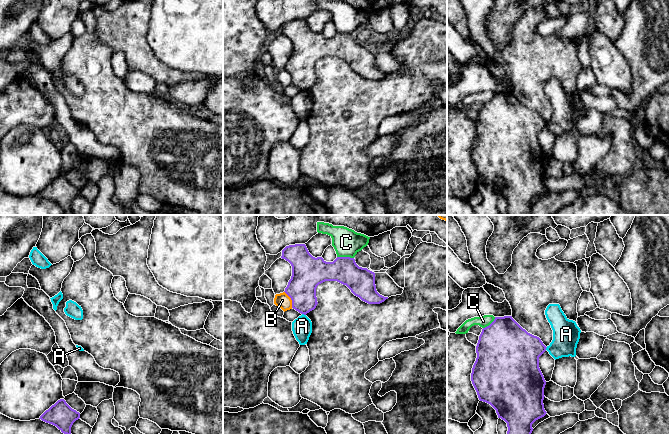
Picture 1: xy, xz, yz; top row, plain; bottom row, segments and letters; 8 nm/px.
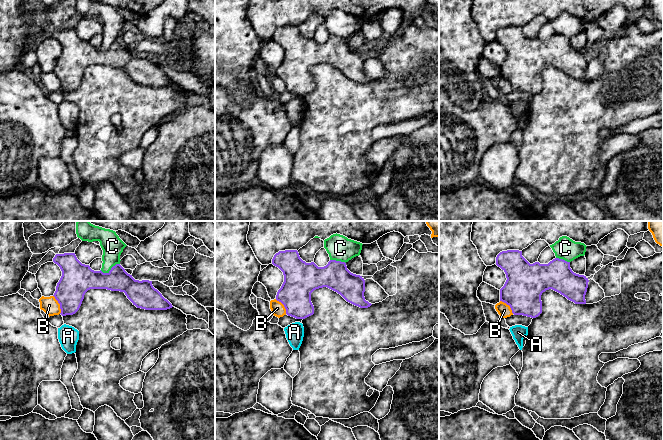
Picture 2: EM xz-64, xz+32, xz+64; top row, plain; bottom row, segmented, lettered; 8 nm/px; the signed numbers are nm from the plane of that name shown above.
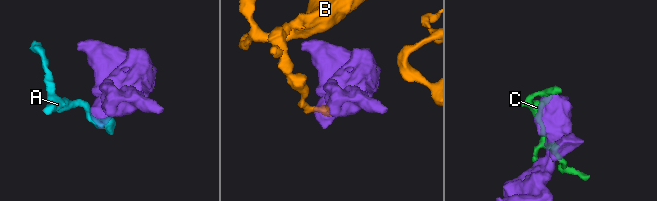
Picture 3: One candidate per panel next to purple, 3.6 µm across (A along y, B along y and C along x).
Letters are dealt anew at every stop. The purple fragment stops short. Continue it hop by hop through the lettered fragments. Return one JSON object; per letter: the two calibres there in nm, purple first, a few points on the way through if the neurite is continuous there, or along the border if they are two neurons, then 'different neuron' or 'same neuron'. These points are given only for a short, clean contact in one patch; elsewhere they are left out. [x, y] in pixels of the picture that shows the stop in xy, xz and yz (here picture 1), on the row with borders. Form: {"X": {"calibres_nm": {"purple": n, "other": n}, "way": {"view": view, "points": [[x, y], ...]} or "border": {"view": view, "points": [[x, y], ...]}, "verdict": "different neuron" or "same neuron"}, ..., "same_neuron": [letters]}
{"A": {"calibres_nm": {"purple": 240, "other": 160}, "border": {"view": "xz", "points": [[302, 313], [305, 315]]}, "verdict": "different neuron"}, "B": {"calibres_nm": {"purple": 260, "other": 120}, "border": {"view": "xz", "points": [[284, 291], [290, 298], [292, 307]]}, "verdict": "different neuron"}, "C": {"calibres_nm": {"purple": 220, "other": 220}, "verdict": "different neuron"}, "same_neuron": []}

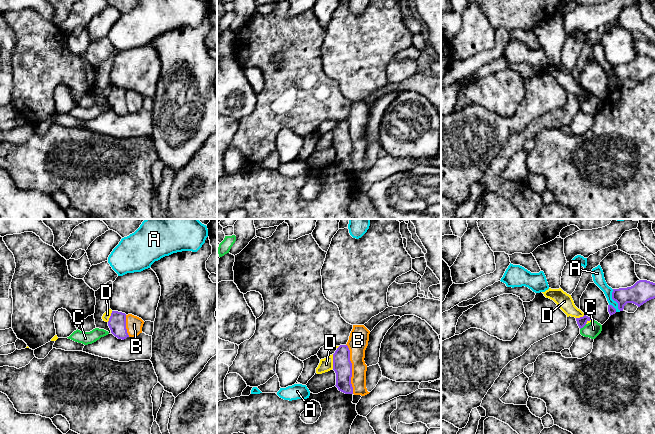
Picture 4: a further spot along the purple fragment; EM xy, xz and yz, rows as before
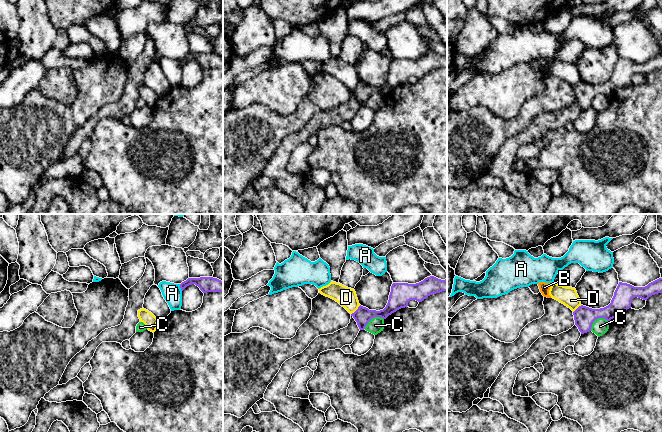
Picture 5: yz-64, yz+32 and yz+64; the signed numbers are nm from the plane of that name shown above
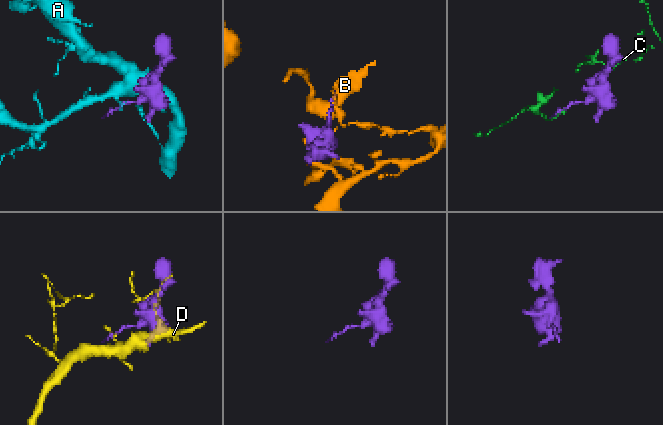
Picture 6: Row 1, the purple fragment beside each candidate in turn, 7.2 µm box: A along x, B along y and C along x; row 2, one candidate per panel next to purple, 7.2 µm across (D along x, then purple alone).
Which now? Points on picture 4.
{"A": {"calibres_nm": {"purple": 180, "other": 100}, "border": {"view": "yz", "points": [[612, 289], [612, 298], [620, 310]]}, "verdict": "different neuron"}, "B": {"calibres_nm": {"purple": 150, "other": 160}, "verdict": "different neuron"}, "C": {"calibres_nm": {"purple": 70, "other": 120}, "verdict": "different neuron"}, "D": {"calibres_nm": {"purple": 150, "other": 110}, "verdict": "different neuron"}, "same_neuron": []}

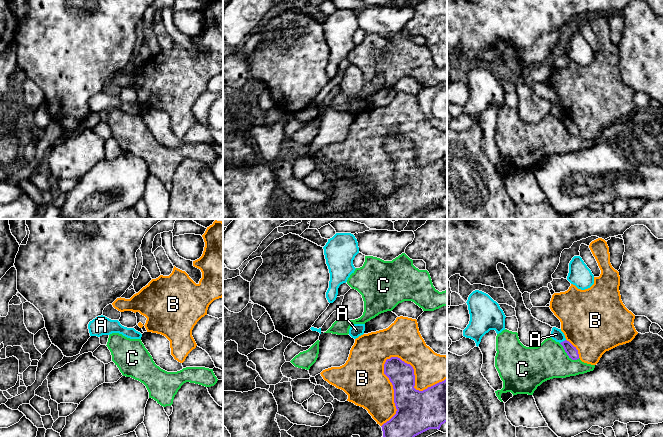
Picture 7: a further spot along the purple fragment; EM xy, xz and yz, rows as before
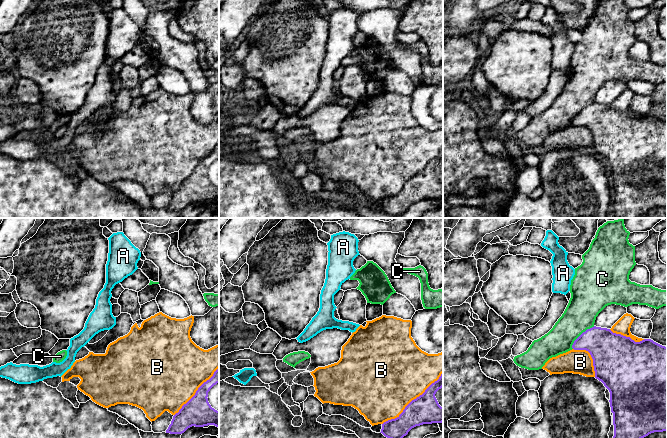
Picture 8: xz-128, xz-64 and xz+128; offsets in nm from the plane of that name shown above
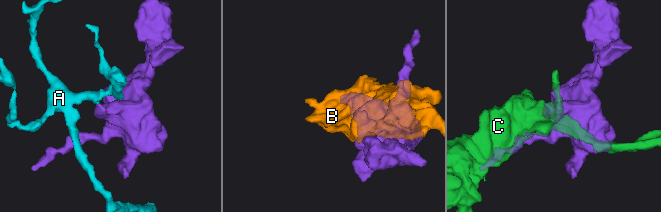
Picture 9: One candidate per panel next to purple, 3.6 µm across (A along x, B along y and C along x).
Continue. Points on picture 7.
{"A": {"calibres_nm": {"purple": 90, "other": 100}, "border": {"view": "yz", "points": [[565, 339], [560, 343]]}, "verdict": "different neuron"}, "B": {"calibres_nm": {"purple": 200, "other": 320}, "verdict": "different neuron"}, "C": {"calibres_nm": {"purple": 90, "other": 300}, "verdict": "different neuron"}, "same_neuron": []}

